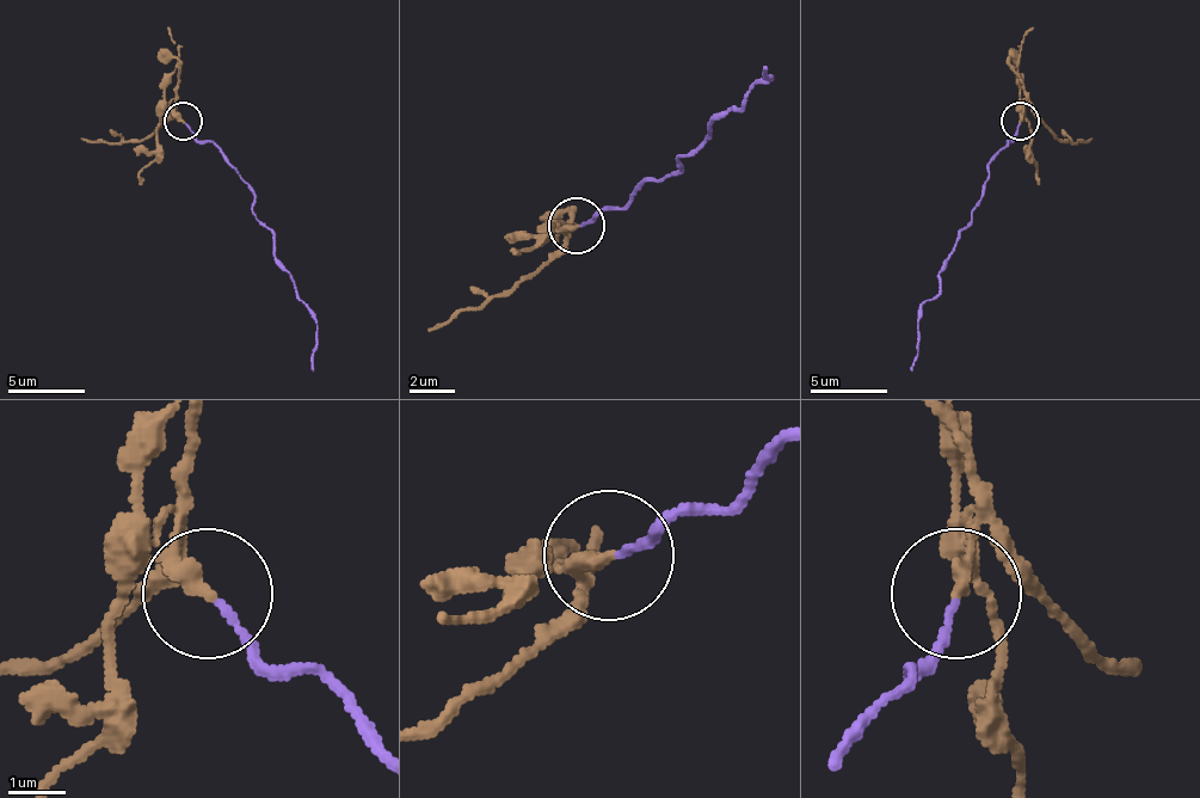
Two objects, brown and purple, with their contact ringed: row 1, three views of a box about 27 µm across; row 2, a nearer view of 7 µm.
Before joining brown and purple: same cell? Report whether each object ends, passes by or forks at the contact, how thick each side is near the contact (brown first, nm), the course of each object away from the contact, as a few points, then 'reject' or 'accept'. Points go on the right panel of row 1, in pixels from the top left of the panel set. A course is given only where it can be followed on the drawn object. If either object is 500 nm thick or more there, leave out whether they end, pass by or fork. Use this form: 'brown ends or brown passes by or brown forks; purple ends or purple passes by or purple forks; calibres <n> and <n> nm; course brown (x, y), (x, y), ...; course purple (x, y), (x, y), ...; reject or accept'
brown ends; purple ends; calibres 280 and 120 nm; course brown (1021, 121), (1028, 109), (1066, 143), (1094, 140); course purple (1021, 124), (990, 163), (986, 185), (959, 232), (955, 251), (917, 327), (909, 370); reject

